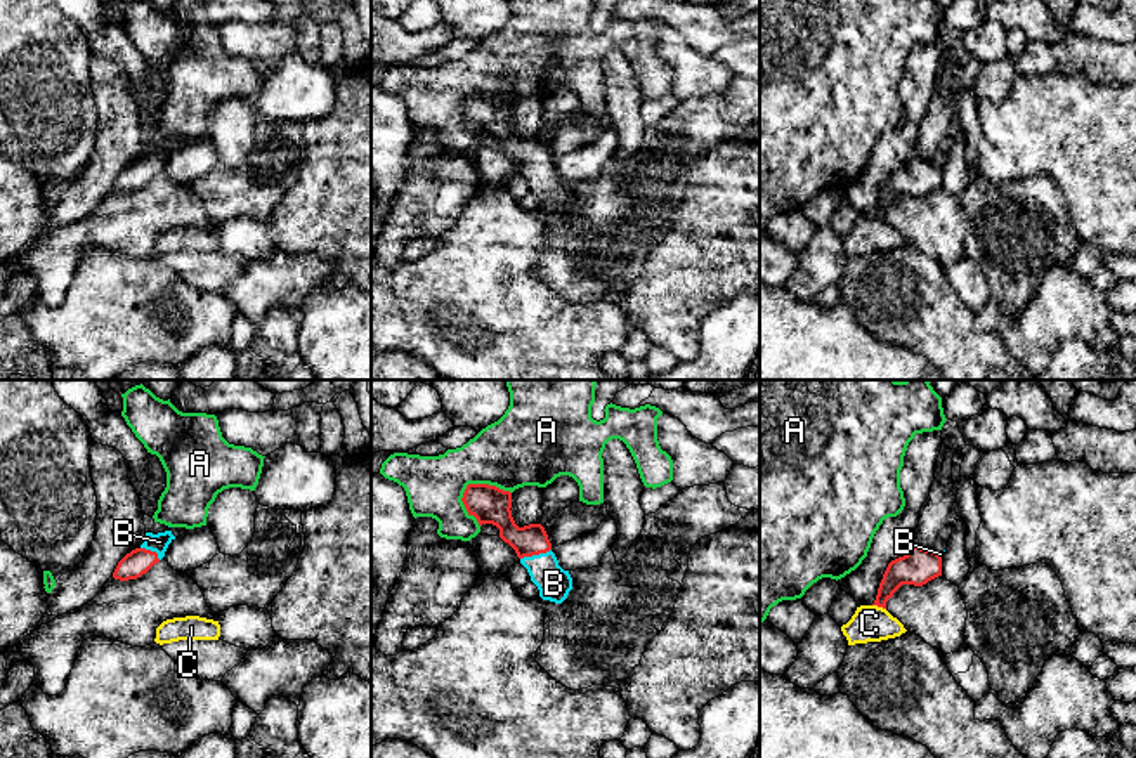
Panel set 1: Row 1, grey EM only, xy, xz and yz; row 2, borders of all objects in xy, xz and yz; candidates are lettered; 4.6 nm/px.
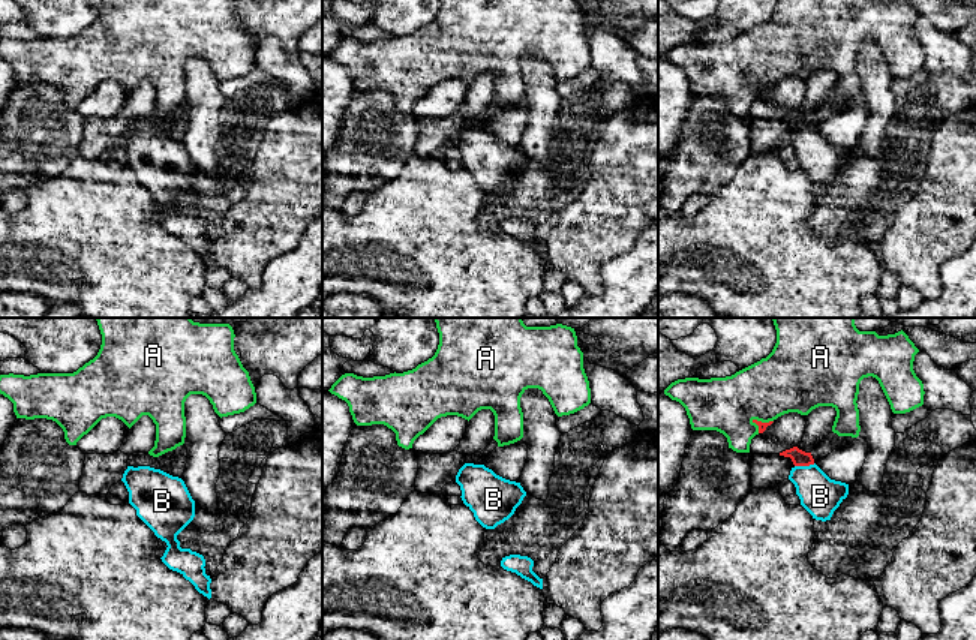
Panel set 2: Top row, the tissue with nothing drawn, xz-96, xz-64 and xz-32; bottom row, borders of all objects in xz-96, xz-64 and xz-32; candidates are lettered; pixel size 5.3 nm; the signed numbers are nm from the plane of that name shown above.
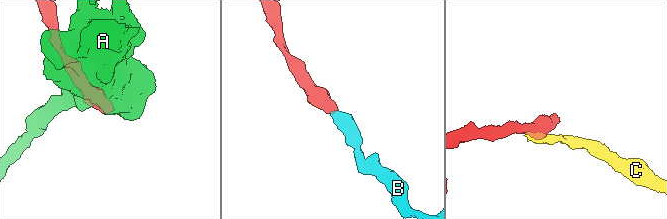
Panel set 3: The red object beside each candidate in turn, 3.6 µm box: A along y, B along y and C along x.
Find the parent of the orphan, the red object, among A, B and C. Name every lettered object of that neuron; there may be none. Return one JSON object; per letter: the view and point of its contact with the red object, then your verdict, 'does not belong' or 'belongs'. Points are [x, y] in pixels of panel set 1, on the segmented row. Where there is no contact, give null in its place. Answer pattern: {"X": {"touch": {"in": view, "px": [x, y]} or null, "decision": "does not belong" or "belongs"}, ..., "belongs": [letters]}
{"A": {"touch": {"in": "xz", "px": [481, 484]}, "decision": "does not belong"}, "B": {"touch": {"in": "xz", "px": [535, 554]}, "decision": "belongs"}, "C": {"touch": {"in": "yz", "px": [880, 606]}, "decision": "does not belong"}, "belongs": ["B"]}

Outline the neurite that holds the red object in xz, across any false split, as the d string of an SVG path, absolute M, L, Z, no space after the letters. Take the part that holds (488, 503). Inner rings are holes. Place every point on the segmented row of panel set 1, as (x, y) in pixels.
M468 484L461 501L479 526L493 524L499 529L499 538L515 550L543 600L562 604L567 598L572 590L569 571L558 565L541 524L524 527L515 524L510 491L489 484Z

